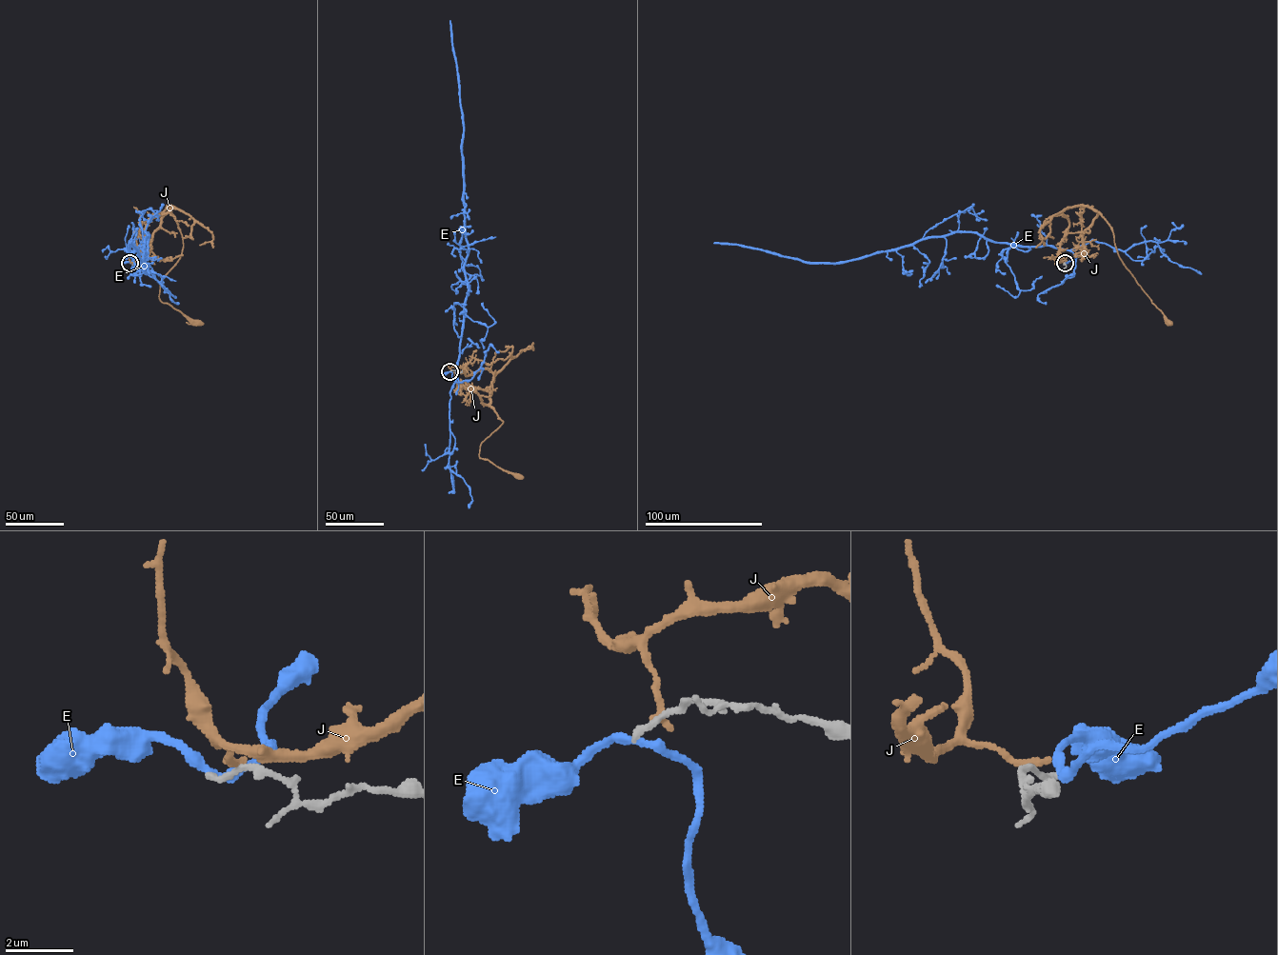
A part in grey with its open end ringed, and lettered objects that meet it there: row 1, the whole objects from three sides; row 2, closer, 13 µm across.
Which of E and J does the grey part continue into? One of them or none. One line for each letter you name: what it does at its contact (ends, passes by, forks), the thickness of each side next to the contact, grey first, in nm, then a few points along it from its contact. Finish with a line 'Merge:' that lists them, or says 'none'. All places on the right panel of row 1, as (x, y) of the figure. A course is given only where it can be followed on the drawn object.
Merge: none

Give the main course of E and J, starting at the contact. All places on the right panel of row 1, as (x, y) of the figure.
E: (1065, 263), (1076, 255), (1048, 246), (994, 243), (972, 232), (923, 238), (833, 263), (713, 243)
J: (1064, 263), (1059, 261), (1060, 242), (1068, 221), (1063, 211), (1093, 208), (1110, 228), (1123, 264), (1168, 323)

